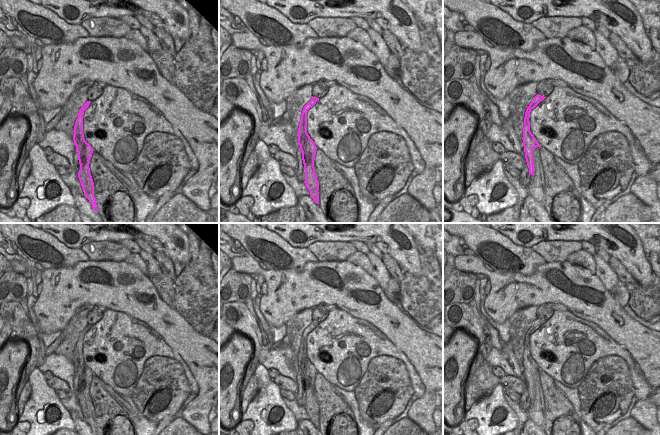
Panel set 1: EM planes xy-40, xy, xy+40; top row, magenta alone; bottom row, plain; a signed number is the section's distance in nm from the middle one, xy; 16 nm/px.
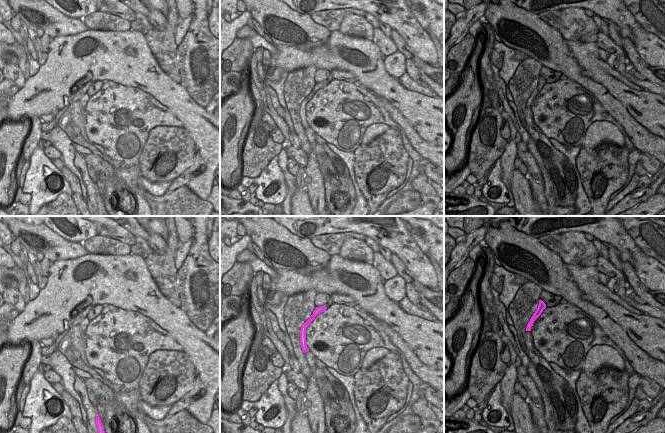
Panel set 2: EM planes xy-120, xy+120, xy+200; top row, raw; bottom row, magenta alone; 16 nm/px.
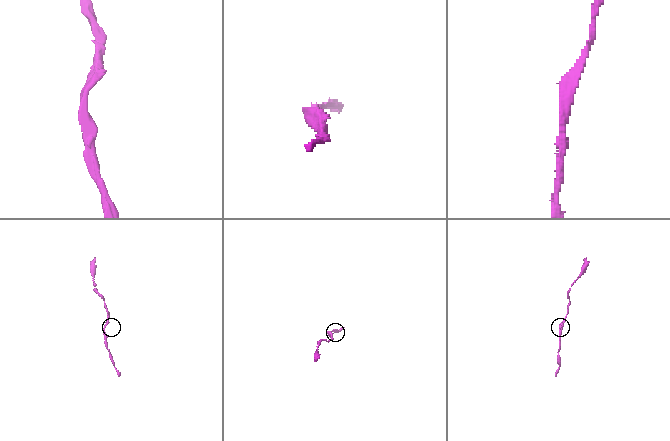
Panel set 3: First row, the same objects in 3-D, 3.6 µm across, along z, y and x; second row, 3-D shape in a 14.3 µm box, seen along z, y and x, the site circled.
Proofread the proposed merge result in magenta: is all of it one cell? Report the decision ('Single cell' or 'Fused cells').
Fused cells.

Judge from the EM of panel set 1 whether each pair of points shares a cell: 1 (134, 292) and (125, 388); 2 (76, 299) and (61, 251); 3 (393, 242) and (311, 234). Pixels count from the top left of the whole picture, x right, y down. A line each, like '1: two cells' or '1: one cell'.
1: two cells
2: two cells
3: one cell

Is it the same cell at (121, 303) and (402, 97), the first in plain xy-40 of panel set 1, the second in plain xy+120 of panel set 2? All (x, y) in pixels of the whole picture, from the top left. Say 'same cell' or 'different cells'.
same cell

